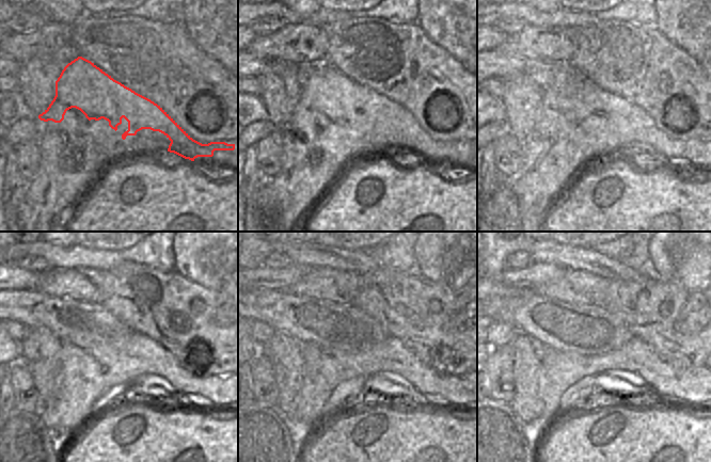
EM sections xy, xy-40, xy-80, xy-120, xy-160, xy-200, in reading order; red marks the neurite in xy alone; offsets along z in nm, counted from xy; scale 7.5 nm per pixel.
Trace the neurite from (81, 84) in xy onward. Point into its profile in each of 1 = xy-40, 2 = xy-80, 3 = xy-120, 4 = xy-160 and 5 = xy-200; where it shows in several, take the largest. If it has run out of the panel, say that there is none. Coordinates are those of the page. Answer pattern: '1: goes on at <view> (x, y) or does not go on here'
1: goes on at xy-40 (326, 89)
2: goes on at xy-80 (583, 98)
3: goes on at xy-120 (143, 353)
4: goes on at xy-160 (390, 354)
5: goes on at xy-200 (694, 386)

